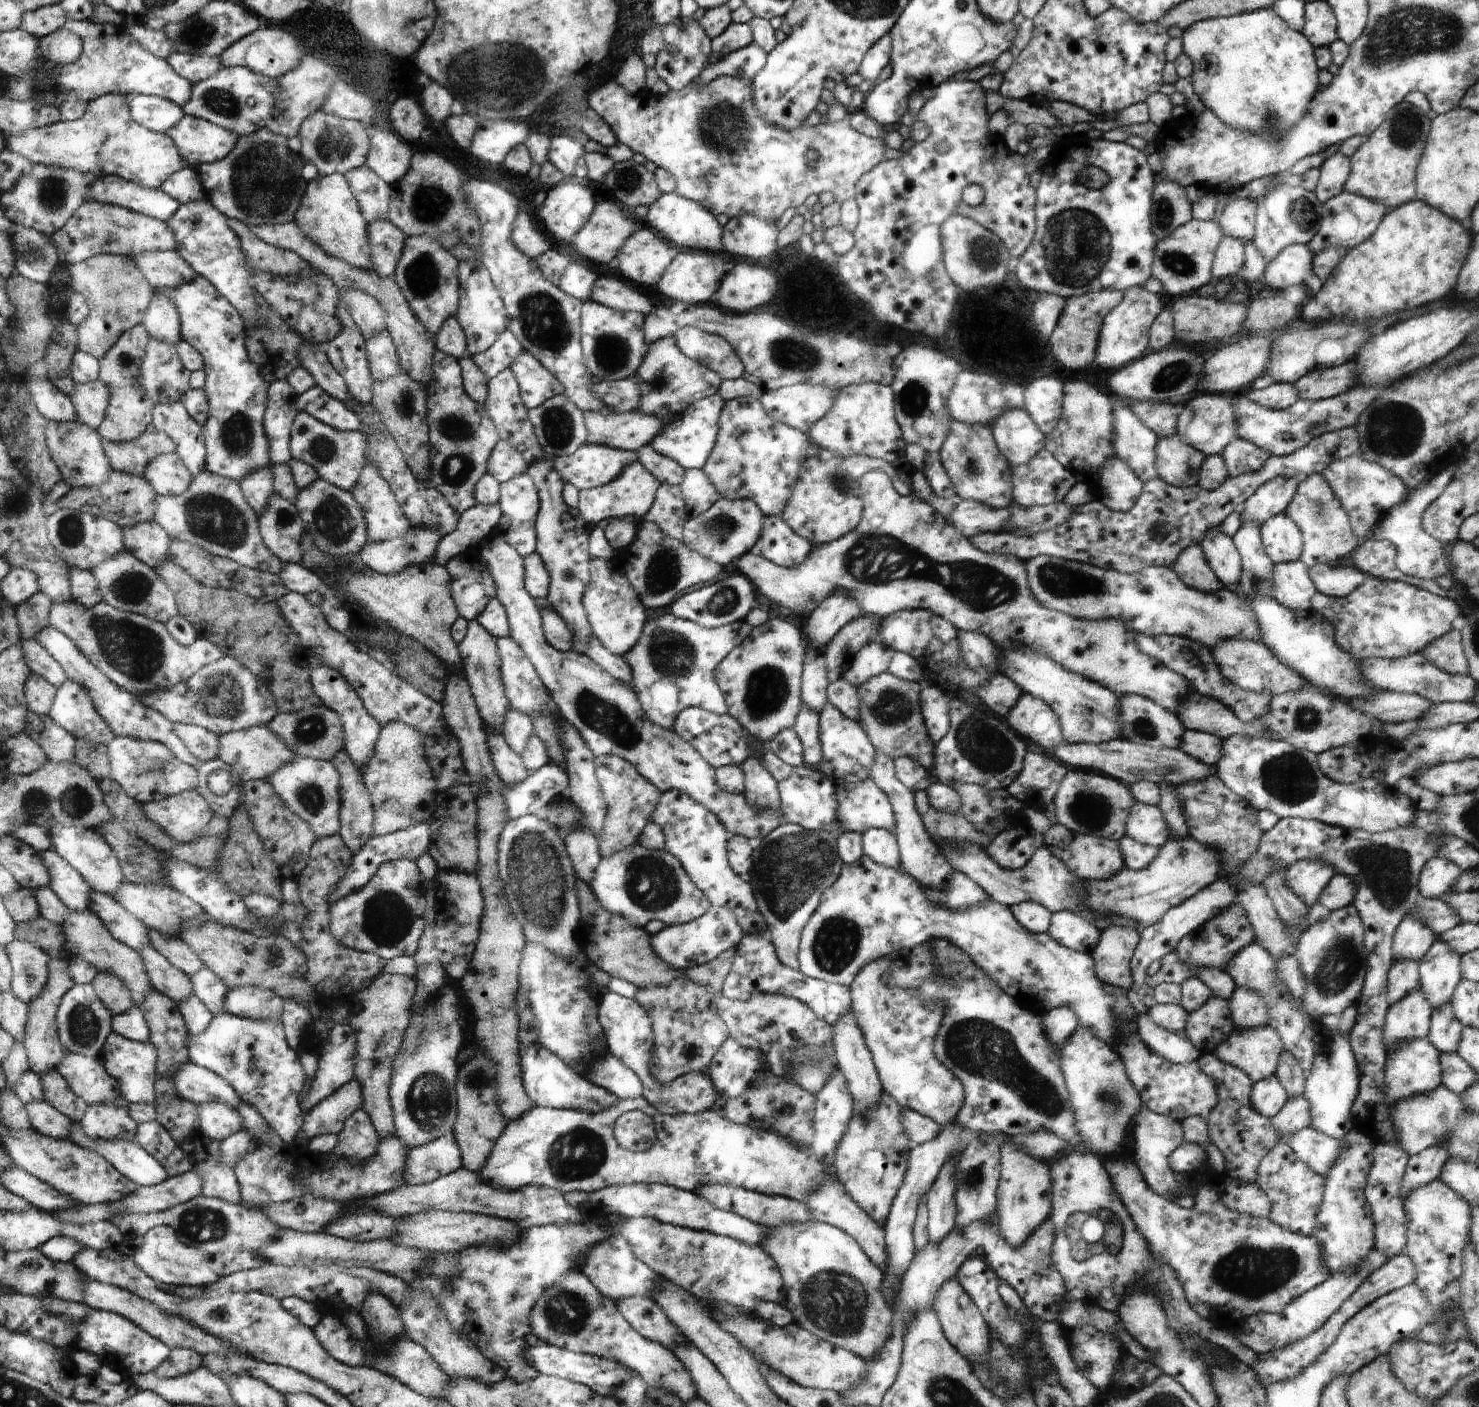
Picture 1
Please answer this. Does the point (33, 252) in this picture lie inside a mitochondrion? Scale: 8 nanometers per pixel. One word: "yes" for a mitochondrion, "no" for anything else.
yes

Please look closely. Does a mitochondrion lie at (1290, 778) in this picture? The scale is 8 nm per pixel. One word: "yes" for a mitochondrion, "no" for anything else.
yes

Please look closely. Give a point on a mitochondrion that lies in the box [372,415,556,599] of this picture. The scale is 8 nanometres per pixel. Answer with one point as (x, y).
(455, 472)

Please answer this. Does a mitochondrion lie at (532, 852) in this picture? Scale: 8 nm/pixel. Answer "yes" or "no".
yes

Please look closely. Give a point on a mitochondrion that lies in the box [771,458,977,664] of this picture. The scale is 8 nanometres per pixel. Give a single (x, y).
(841, 480)

